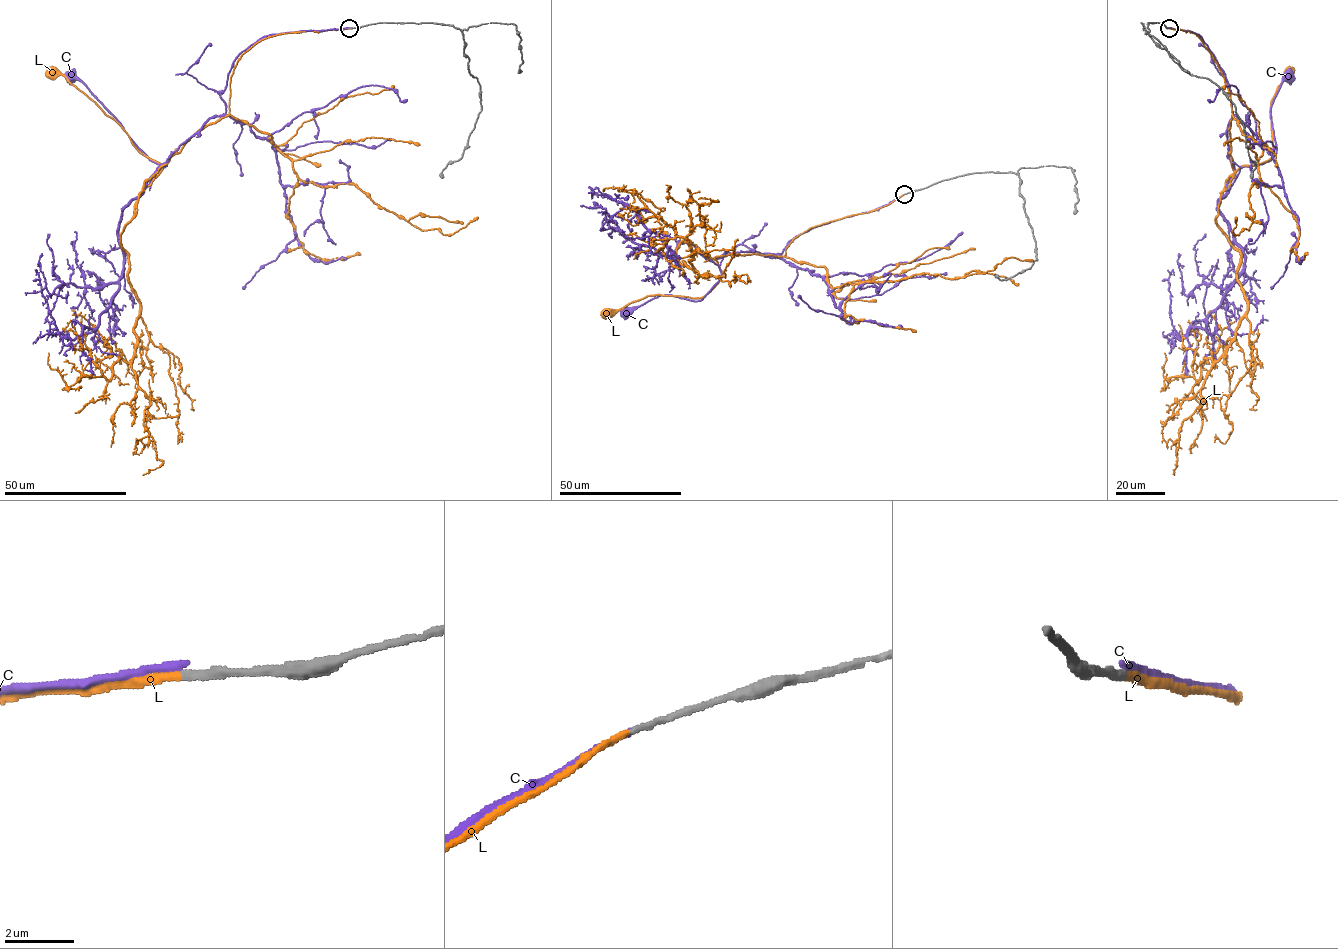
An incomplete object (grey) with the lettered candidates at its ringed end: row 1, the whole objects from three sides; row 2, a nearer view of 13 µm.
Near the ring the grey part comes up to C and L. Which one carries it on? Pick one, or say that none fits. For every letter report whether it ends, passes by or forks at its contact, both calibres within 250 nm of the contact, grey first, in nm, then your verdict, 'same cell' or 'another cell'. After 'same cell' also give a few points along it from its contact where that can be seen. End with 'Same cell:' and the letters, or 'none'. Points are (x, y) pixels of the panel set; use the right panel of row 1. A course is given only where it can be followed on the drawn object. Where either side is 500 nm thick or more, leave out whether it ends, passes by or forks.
C: it ends | 200/220 nm | another cell
L: it ends | 200/200 nm | same cell | via (1170, 28), (1201, 40), (1228, 88), (1234, 172), (1225, 188), (1242, 166), (1273, 155), (1270, 103), (1289, 74)
Same cell: L

